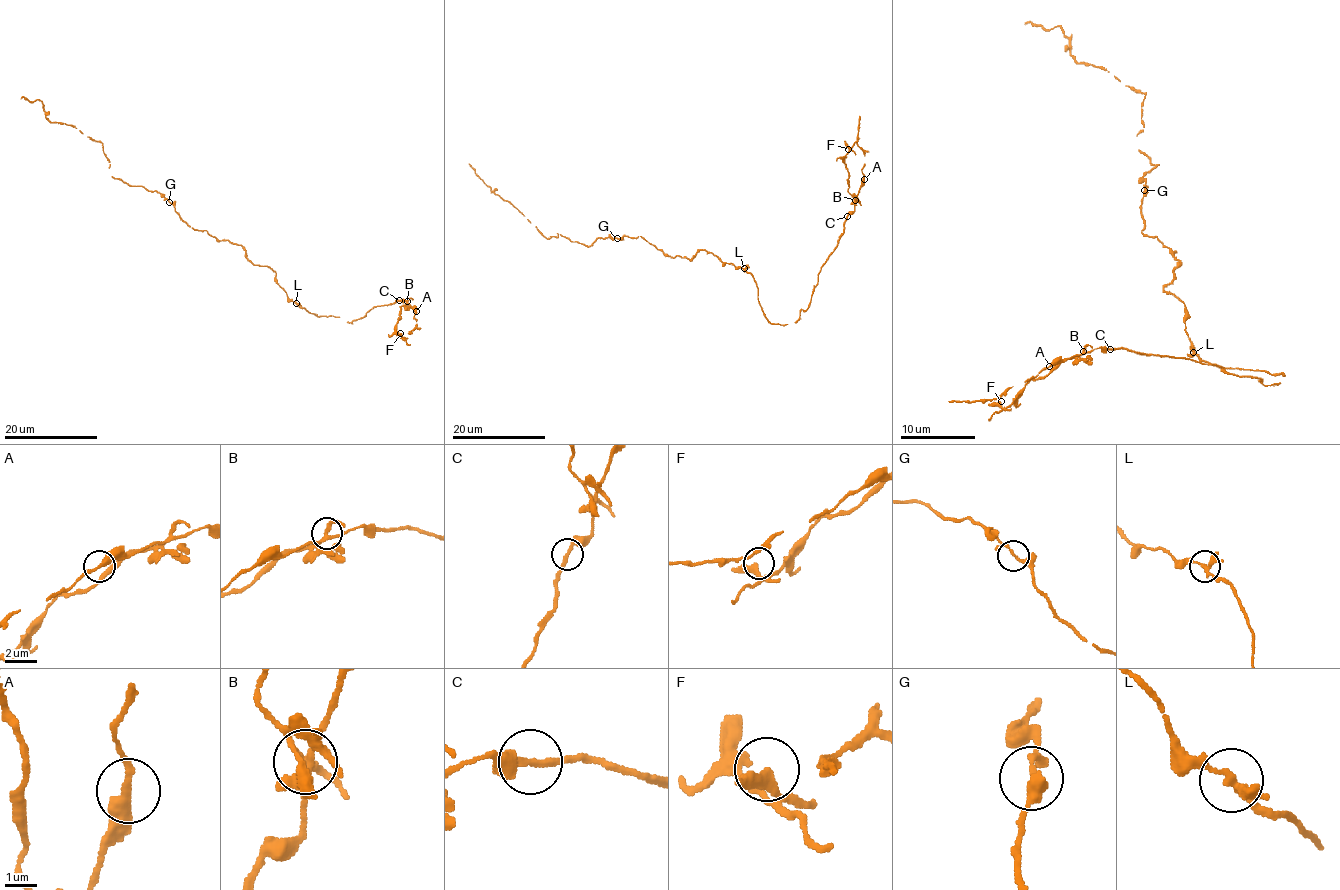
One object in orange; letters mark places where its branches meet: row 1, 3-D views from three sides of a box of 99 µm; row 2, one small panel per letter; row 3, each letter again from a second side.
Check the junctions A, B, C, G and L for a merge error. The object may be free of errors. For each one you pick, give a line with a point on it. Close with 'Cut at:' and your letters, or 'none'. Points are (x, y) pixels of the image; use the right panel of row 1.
B: at (1083, 351)
Cut at: B

